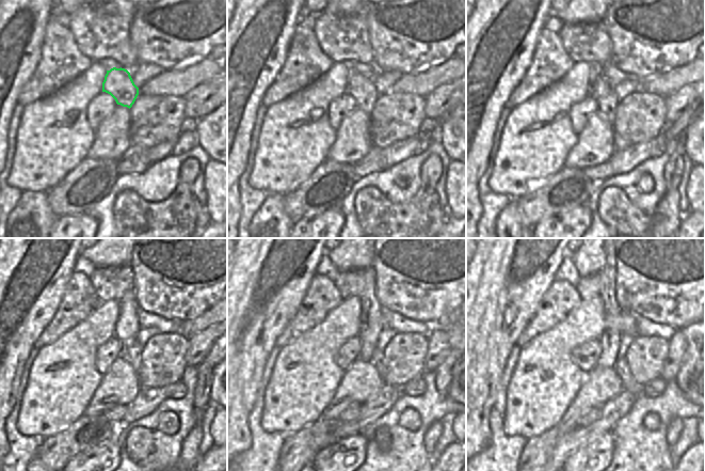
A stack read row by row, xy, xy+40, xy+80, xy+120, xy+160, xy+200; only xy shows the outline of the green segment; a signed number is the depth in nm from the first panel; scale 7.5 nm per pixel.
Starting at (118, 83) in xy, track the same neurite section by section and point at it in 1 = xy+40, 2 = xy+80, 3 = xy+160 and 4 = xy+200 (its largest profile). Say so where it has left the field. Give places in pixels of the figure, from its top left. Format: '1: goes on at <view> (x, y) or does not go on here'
1: goes on at xy+40 (361, 87)
2: goes on at xy+80 (604, 93)
3: goes on at xy+160 (378, 355)
4: goes on at xy+200 (629, 383)

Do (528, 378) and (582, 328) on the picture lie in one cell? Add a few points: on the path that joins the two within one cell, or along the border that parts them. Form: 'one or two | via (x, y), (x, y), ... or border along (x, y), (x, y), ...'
one | via (547, 381), (555, 377), (556, 355), (563, 347)

